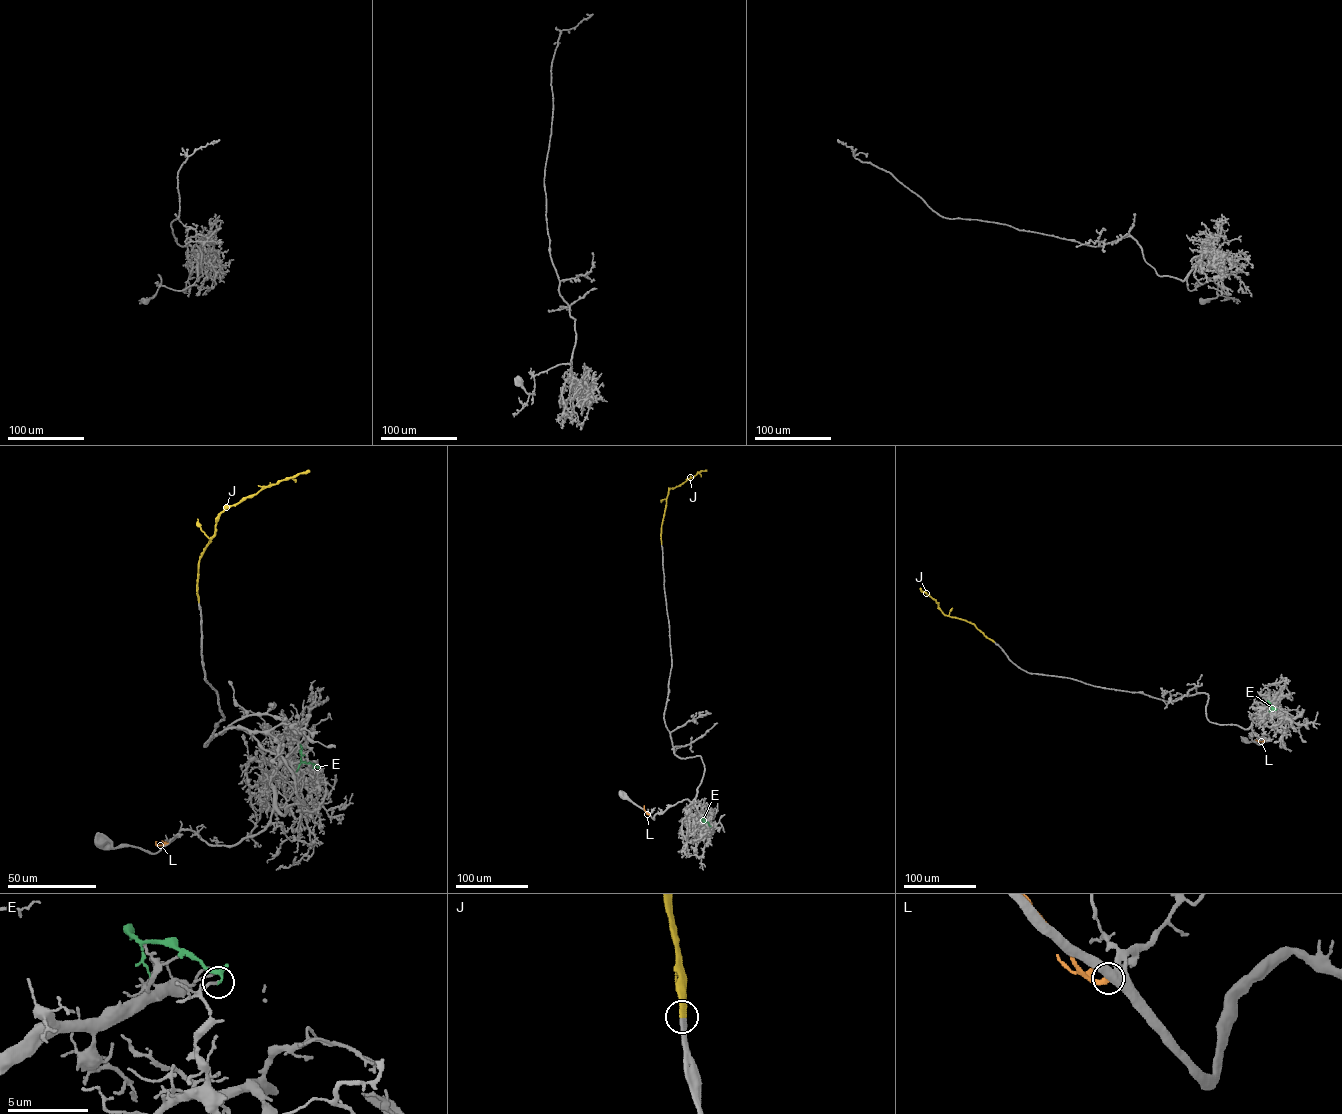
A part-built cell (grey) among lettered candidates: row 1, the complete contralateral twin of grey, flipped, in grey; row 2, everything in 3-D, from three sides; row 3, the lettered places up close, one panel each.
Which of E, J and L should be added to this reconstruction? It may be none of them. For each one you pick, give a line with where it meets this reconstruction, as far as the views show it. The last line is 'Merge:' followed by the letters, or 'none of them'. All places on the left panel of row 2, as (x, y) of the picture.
J: contact (198, 601)
L: contact (167, 843)
Merge: J, L

